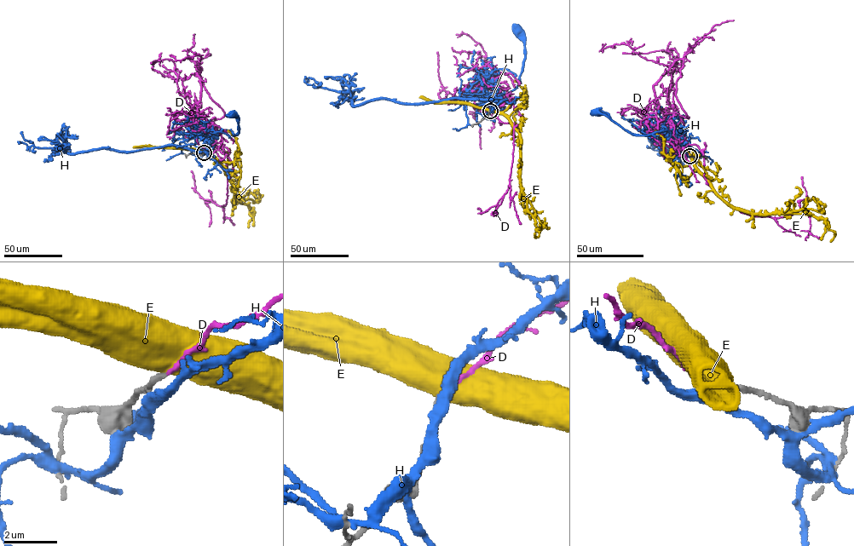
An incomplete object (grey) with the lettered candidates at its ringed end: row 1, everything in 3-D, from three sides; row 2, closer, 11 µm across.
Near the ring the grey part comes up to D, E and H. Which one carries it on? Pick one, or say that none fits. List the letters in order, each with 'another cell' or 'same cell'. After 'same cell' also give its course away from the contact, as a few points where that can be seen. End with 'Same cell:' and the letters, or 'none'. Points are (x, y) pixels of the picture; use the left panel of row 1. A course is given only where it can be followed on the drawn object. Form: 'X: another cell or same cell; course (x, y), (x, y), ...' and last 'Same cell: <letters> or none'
D: same cell; course (204, 152), (223, 146), (219, 133), (198, 113), (200, 56), (194, 55), (181, 60), (170, 54)
E: another cell
H: another cell
Same cell: D

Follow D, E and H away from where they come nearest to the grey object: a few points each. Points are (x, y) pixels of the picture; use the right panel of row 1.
D: (689, 156), (657, 131), (654, 84), (669, 66), (648, 60), (629, 45), (614, 44), (602, 49), (602, 43)
E: (690, 156), (698, 172), (725, 202), (754, 213), (805, 213), (822, 217), (834, 233), (830, 242)
H: (691, 157), (671, 138), (667, 130), (648, 135), (632, 134), (599, 112)

